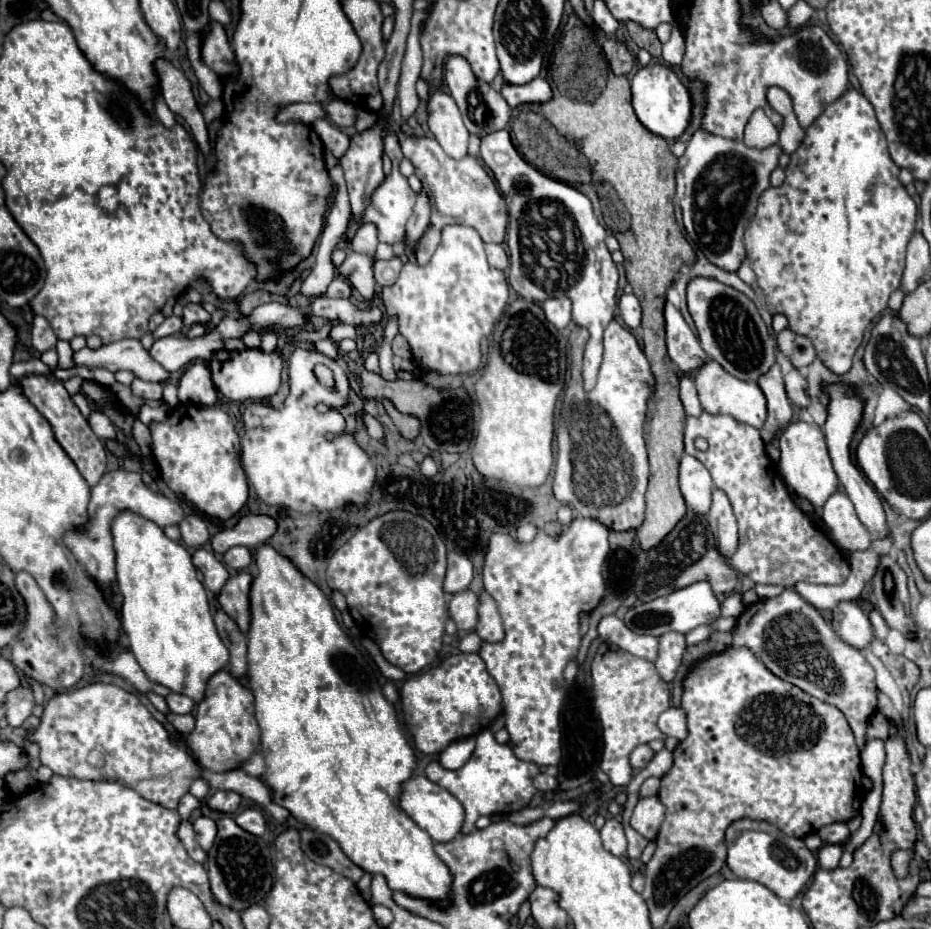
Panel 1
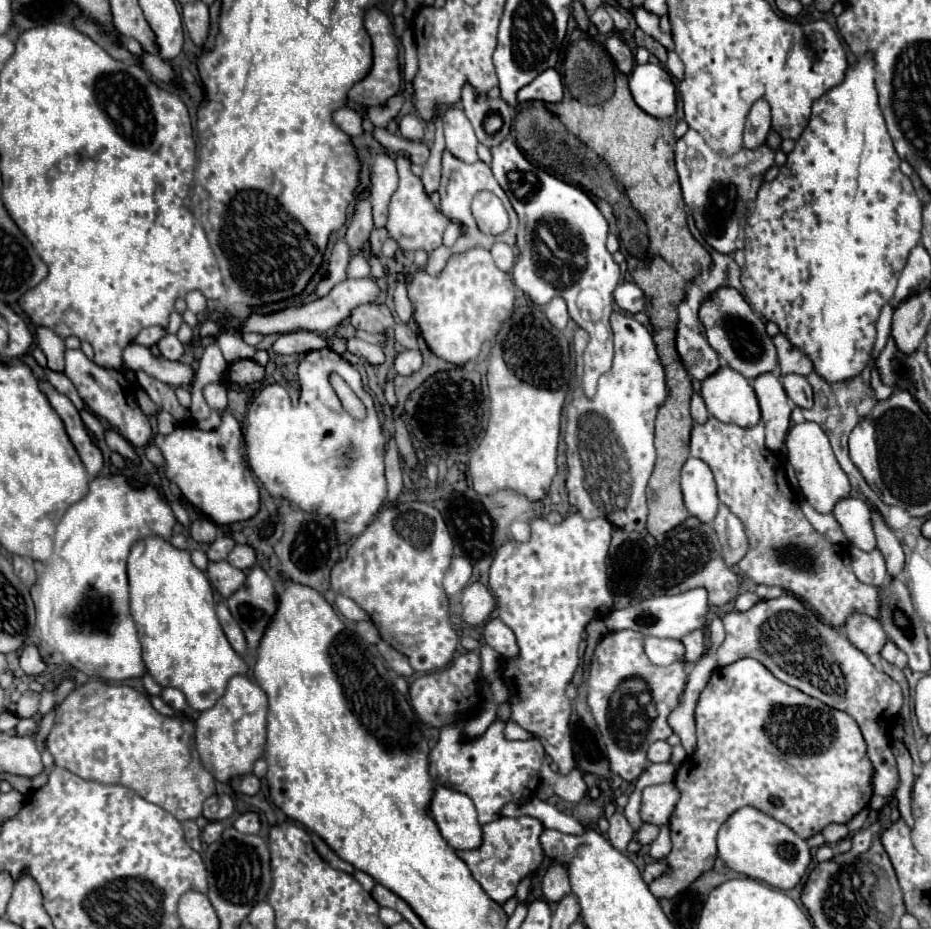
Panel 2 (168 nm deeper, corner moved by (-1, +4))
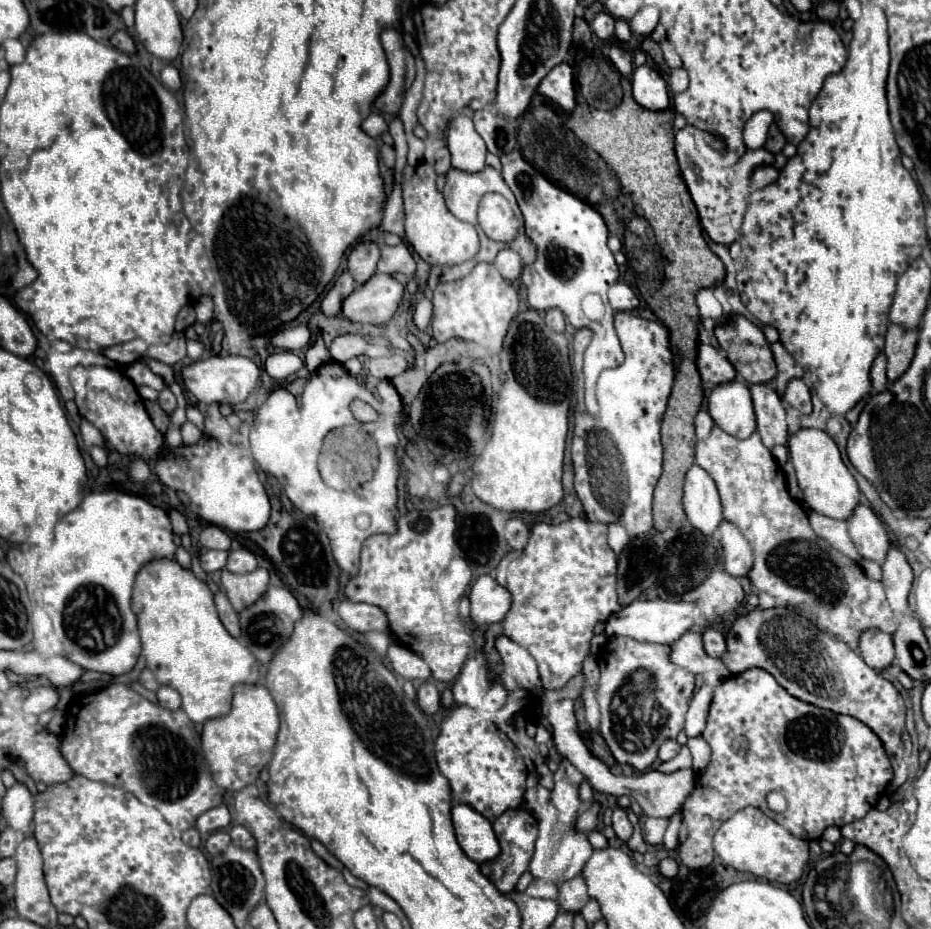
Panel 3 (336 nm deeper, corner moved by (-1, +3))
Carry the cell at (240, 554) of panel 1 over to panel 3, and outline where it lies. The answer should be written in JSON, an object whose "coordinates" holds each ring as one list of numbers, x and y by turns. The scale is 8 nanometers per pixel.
{"coordinates":[[231,550,229,552,229,562,225,566,229,572,235,574,247,574,257,568,257,558,249,550]]}

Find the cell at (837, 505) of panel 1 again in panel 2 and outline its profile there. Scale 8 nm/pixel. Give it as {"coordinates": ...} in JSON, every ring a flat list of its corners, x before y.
{"coordinates":[[845,497,835,503,833,515,839,521,841,531,845,533,845,537,851,545,855,545,863,551,873,551,877,547,867,501,857,499,857,497]]}

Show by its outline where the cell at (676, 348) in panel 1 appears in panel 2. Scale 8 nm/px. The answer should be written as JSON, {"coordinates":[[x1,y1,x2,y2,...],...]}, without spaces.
{"coordinates":[[679,321,677,327,677,353,693,379,703,381,707,375,721,367,717,353,709,347,707,339]]}

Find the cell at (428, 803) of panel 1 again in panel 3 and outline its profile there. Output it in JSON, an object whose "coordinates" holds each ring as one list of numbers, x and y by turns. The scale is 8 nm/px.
{"coordinates":[[467,804,453,806,451,816,453,816,457,840,463,848,463,852,471,860,475,860,477,864,483,864,483,862,489,862,495,856,499,856,501,848,499,848,493,828,491,828,491,822,487,818,483,818,479,812,475,812]]}

